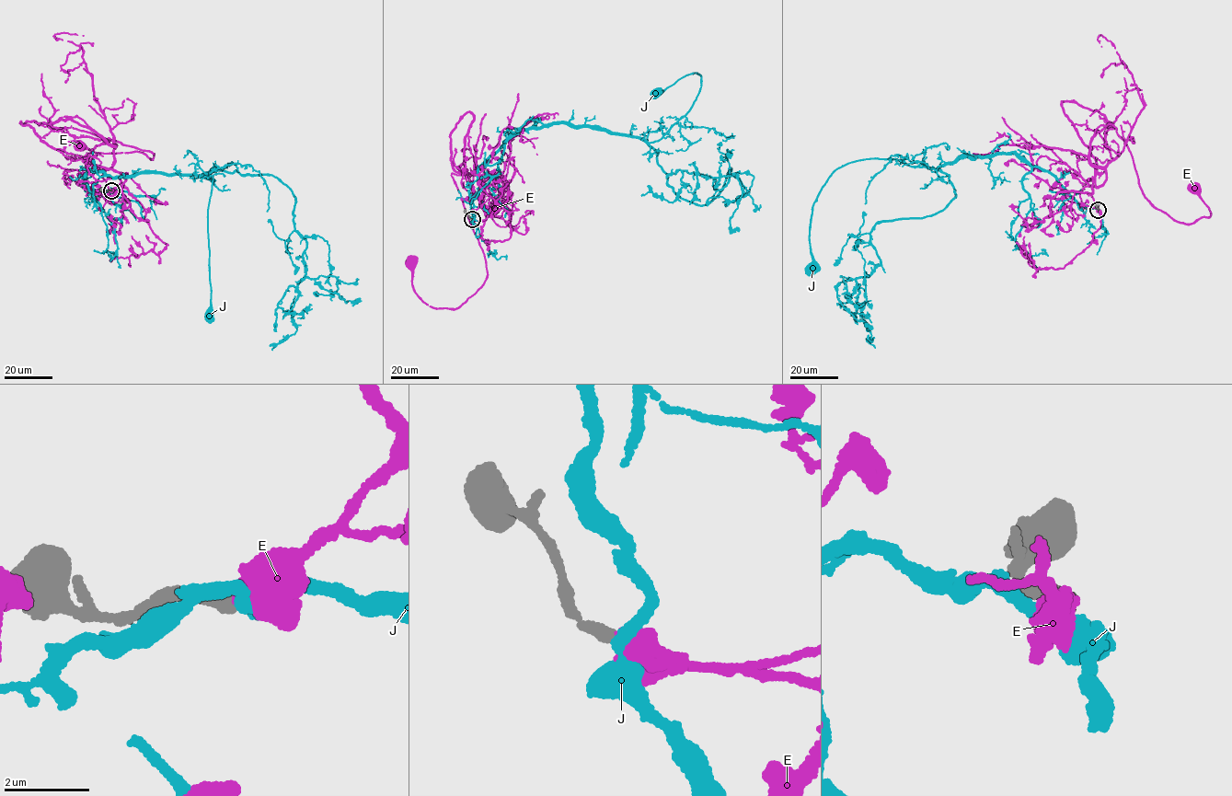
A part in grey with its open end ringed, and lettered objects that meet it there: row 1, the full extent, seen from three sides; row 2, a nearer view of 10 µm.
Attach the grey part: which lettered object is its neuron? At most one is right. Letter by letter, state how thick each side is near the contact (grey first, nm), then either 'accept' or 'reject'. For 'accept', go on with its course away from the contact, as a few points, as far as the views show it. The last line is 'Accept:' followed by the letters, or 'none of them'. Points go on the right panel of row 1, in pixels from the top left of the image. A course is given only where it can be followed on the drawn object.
E: calibres 280 and 650 nm; accept; course (1098, 210), (1106, 170), (1090, 144), (1112, 124), (1155, 207), (1210, 216), (1193, 189)
J: calibres 280 and 380 nm; reject
Accept: E

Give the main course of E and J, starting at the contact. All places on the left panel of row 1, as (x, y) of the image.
E: (111, 190), (120, 182), (106, 169), (115, 145), (60, 118), (52, 128), (155, 154), (80, 146)
J: (111, 190), (101, 195), (82, 183), (89, 171), (117, 178), (154, 172), (211, 176), (209, 315)

